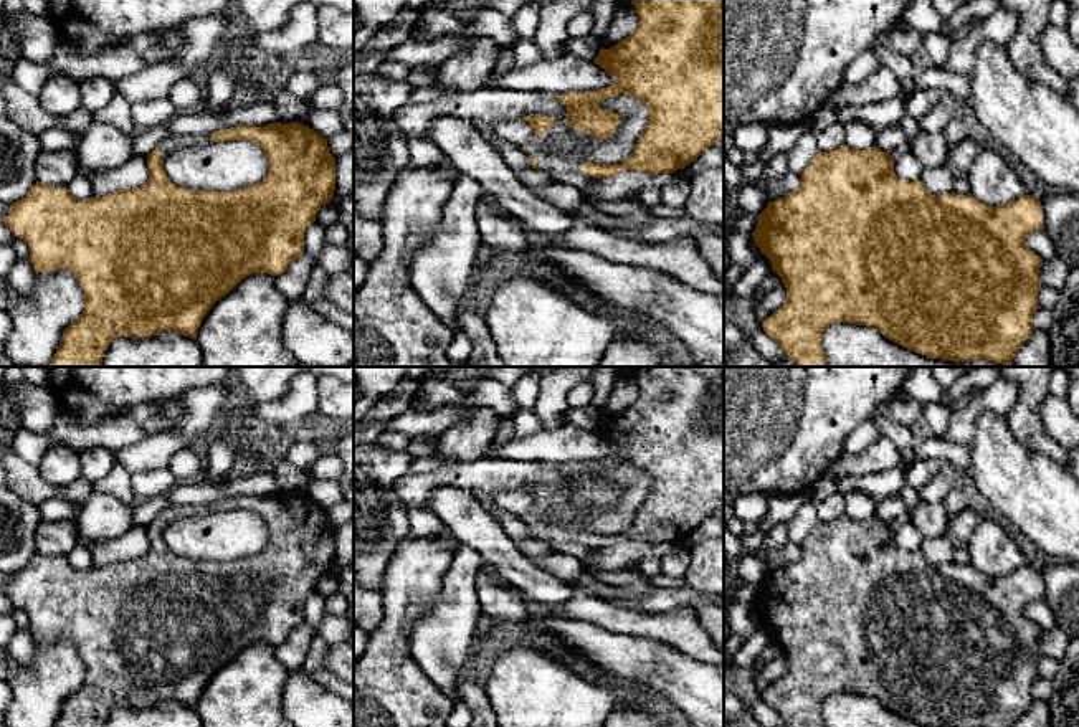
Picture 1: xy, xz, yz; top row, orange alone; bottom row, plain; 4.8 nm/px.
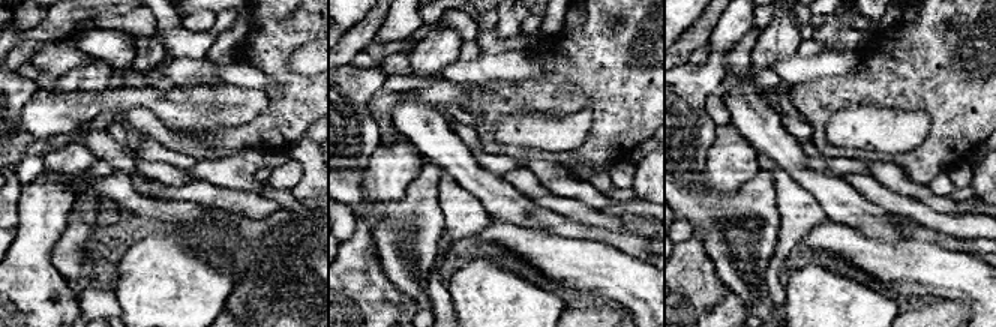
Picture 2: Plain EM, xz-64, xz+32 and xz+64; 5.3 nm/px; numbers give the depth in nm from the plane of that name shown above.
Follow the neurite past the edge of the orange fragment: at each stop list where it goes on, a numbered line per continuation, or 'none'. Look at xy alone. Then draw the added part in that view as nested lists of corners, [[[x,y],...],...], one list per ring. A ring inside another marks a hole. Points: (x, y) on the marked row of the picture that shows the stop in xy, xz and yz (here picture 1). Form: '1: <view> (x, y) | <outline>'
1: xy (171, 142) | [[[167,135],[160,144],[160,160],[177,149],[190,149],[197,144],[195,139],[187,139],[183,135]]]

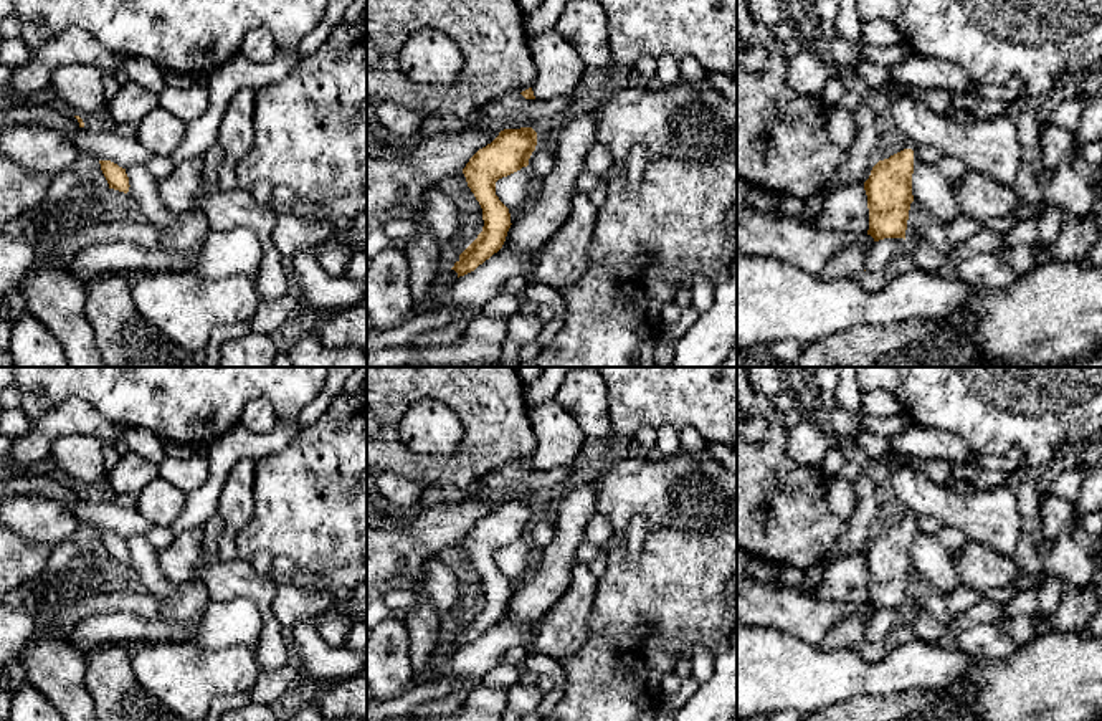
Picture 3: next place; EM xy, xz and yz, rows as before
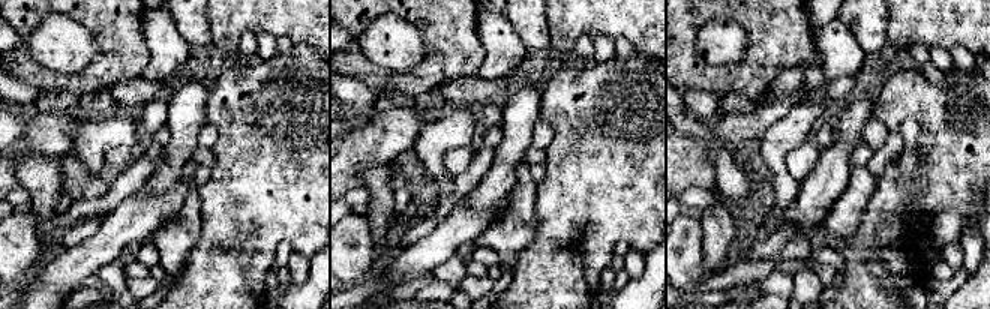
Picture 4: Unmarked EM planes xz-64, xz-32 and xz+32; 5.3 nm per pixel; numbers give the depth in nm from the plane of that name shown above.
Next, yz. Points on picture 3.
none

